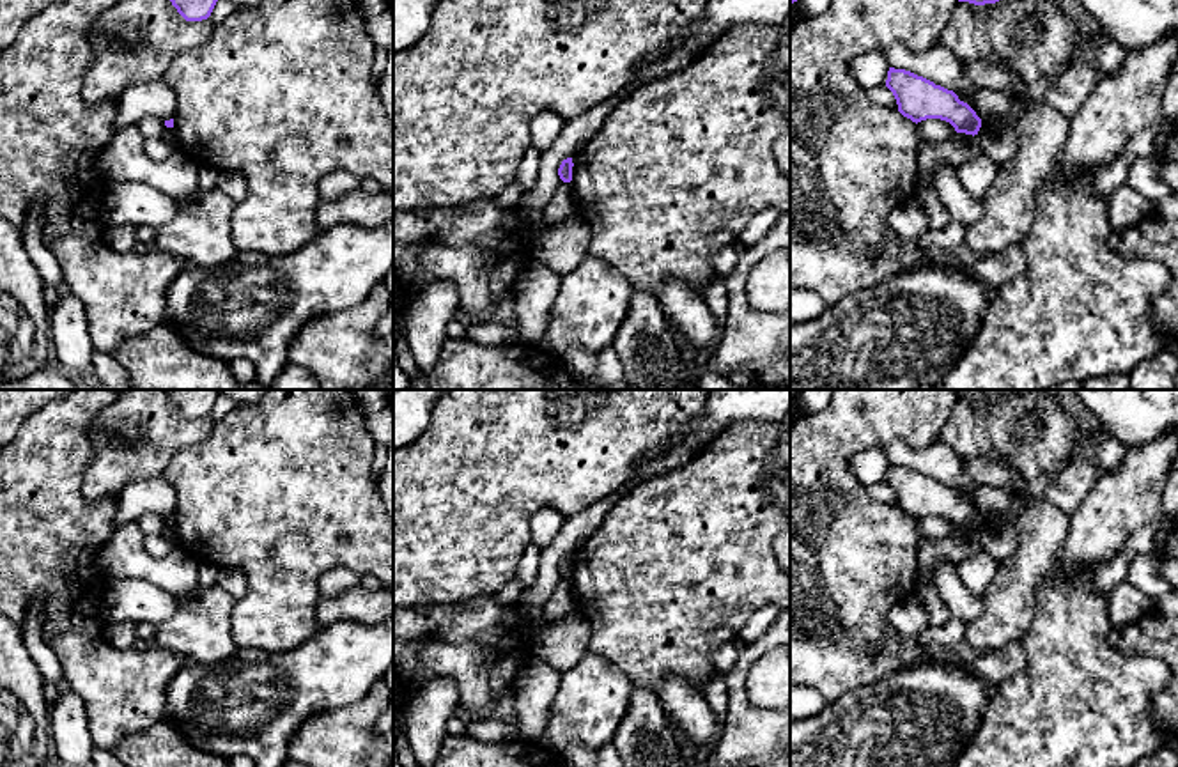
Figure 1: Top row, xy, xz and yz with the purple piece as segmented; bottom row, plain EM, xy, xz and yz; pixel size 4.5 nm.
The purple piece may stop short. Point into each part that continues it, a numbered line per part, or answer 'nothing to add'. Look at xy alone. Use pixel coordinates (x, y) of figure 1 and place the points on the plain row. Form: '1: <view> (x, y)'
nothing to add

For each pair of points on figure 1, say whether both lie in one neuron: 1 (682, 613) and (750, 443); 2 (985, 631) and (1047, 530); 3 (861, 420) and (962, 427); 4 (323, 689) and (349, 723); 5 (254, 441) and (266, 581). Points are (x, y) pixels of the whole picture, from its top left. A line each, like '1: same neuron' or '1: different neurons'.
1: same neuron
2: same neuron
3: different neurons
4: different neurons
5: same neuron

